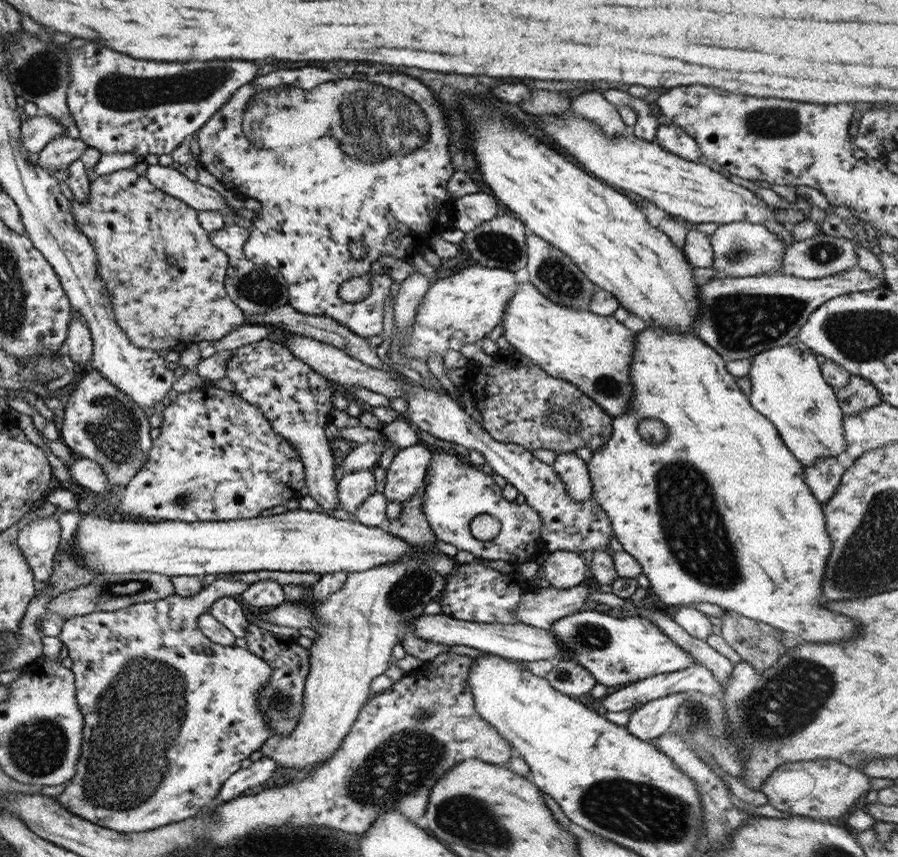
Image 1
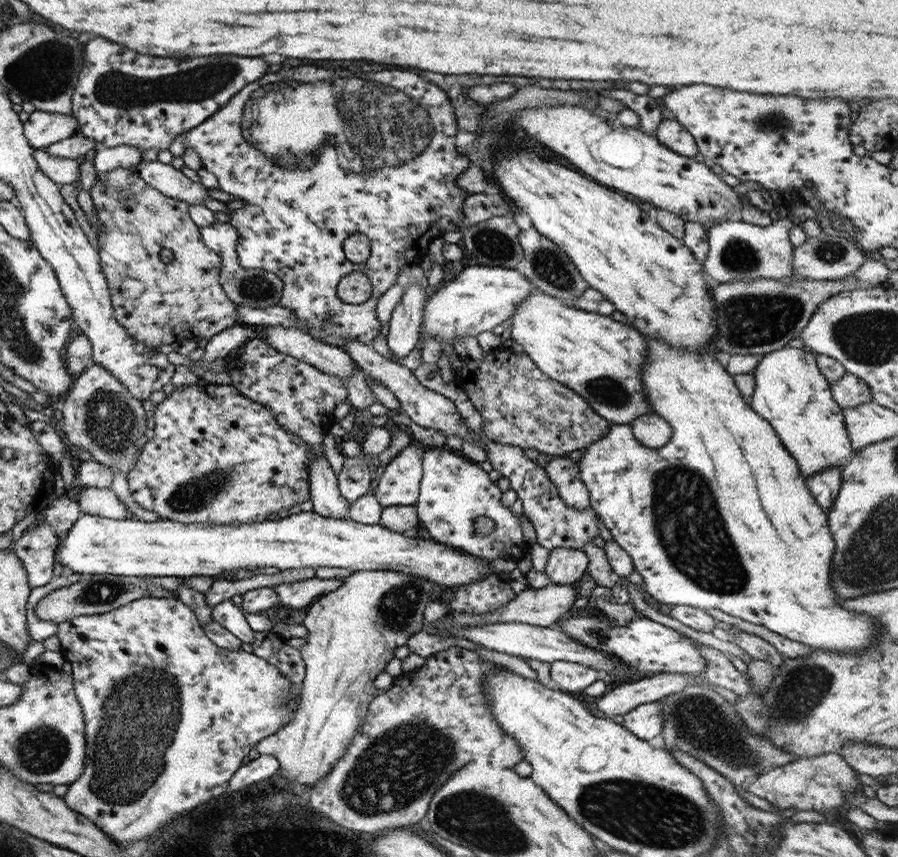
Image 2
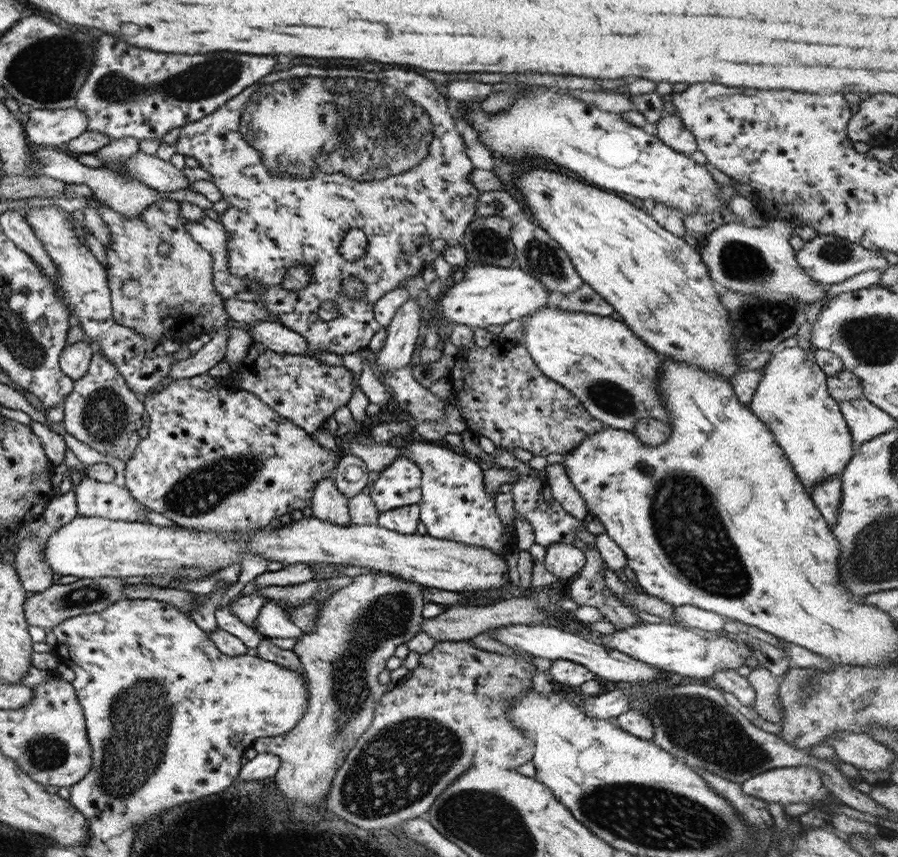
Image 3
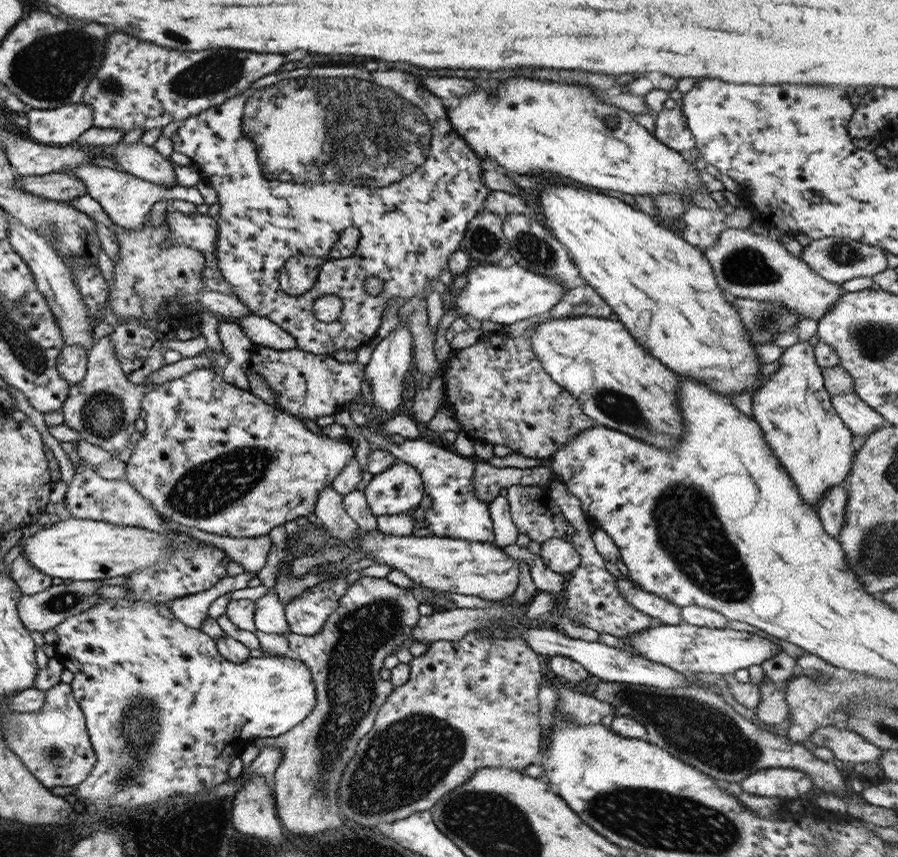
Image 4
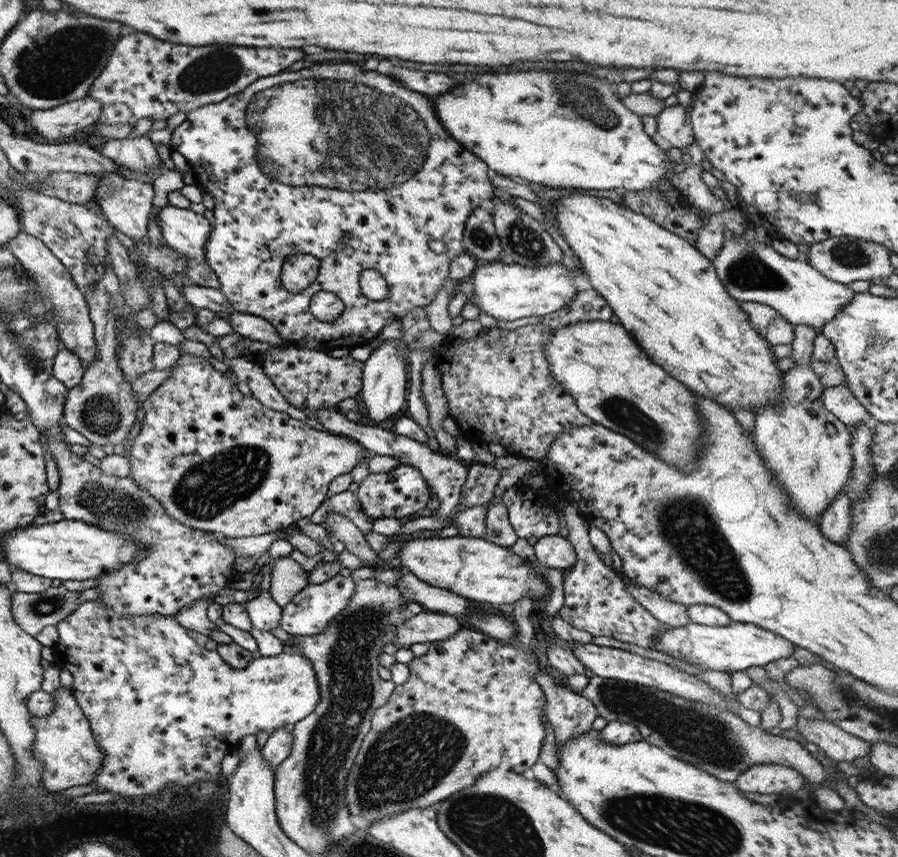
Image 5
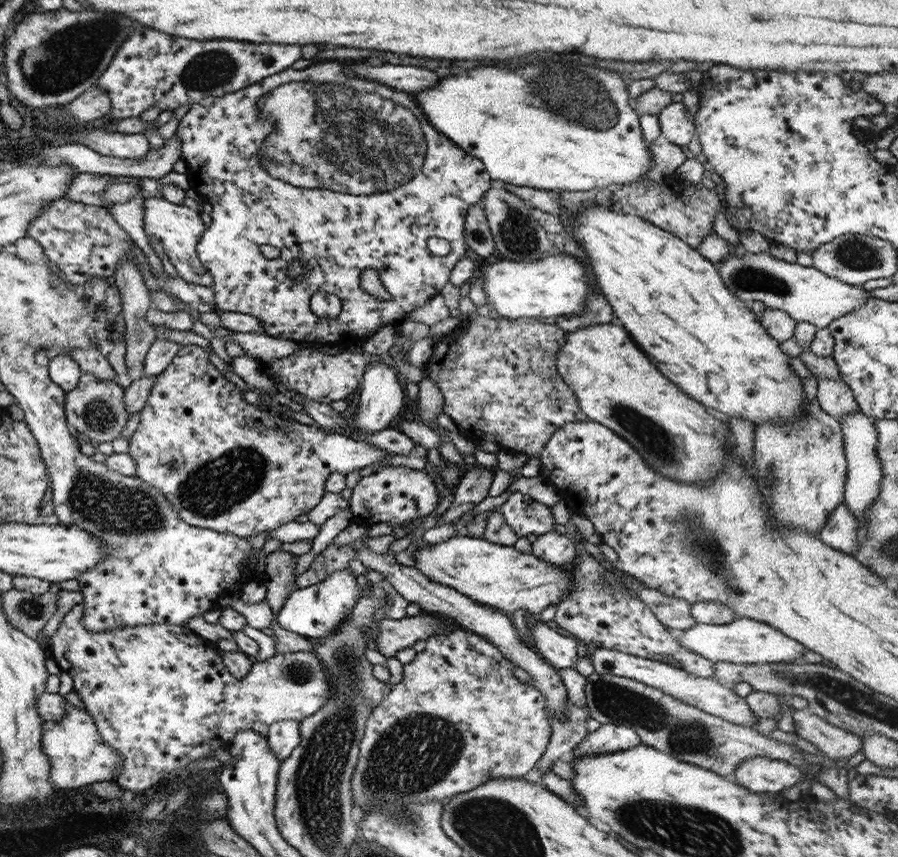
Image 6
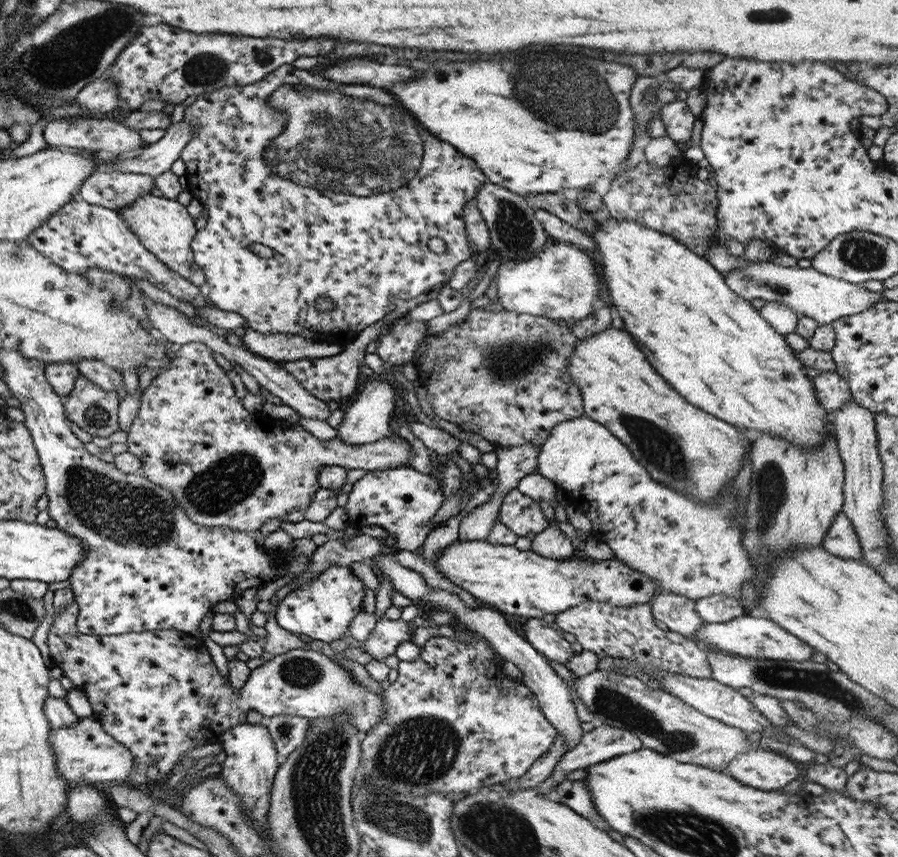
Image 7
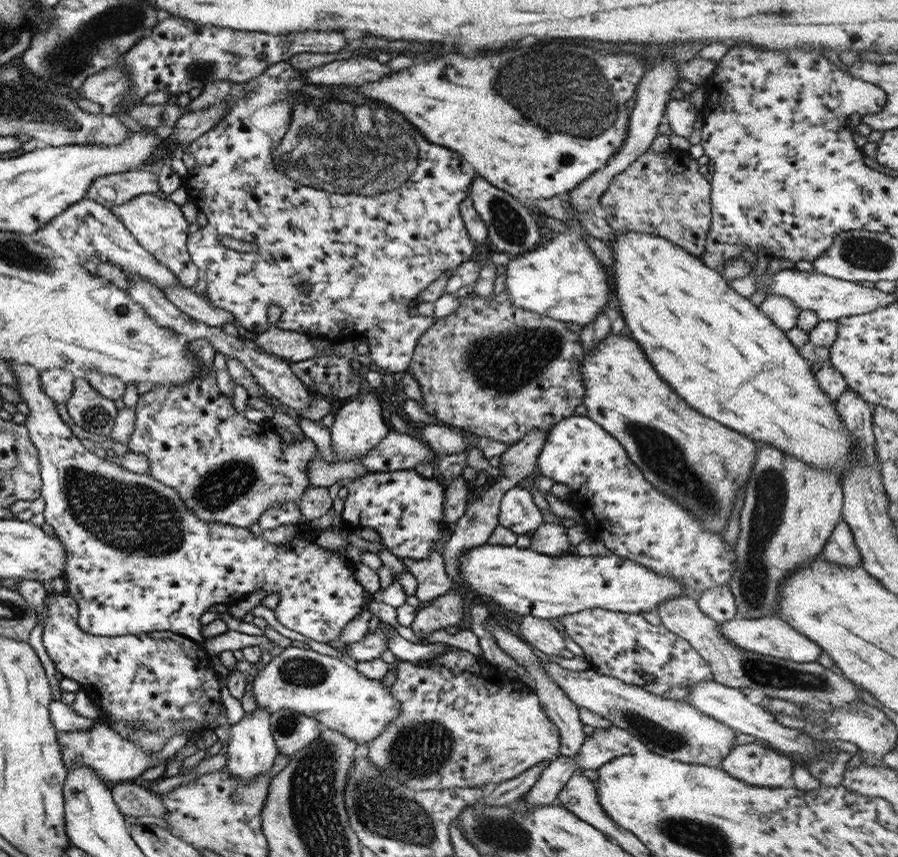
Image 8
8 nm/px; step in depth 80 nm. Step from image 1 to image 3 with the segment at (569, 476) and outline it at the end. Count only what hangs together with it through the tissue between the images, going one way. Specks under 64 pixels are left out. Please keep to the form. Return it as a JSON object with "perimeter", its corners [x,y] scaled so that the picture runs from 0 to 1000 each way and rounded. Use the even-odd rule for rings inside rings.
{"perimeter":[[[625,540],[610,541],[606,546],[607,562],[612,567],[615,583],[619,583],[630,600],[649,607],[655,600],[649,580],[635,564],[629,545]]]}

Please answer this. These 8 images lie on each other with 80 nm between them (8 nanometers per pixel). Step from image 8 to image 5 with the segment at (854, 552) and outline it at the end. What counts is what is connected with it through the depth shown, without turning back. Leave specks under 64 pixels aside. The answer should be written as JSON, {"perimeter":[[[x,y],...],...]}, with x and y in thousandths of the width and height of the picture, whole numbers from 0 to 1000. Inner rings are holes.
{"perimeter":[[[937,571],[930,581],[919,592],[910,607],[914,623],[925,632],[940,637],[945,616],[948,616],[947,593],[949,583]]]}

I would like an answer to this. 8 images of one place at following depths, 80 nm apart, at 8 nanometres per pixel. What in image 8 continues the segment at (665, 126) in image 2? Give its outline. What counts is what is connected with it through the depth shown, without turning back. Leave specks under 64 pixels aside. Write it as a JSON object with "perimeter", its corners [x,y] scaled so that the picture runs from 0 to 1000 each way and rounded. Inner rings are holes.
{"perimeter":[[[767,114],[745,116],[739,124],[739,139],[752,159],[765,161],[772,152],[772,142],[783,131],[775,131]]]}

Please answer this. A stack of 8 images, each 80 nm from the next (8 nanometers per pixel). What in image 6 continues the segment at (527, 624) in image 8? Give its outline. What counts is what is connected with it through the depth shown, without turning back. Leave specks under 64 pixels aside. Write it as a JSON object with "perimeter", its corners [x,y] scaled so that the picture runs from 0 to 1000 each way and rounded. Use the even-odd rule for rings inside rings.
{"perimeter":[[[596,727],[589,735],[600,767],[618,781],[639,779],[644,769],[643,747],[622,741],[607,727]]]}

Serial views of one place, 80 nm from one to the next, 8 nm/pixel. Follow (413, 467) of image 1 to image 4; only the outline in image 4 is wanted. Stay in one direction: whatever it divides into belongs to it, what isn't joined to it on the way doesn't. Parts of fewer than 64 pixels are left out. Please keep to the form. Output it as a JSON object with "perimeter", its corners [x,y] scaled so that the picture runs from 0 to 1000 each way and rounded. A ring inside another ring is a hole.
{"perimeter":[[[440,537],[413,561],[403,574],[412,596],[425,600],[444,600],[464,590],[471,581],[468,553],[459,544]]]}

